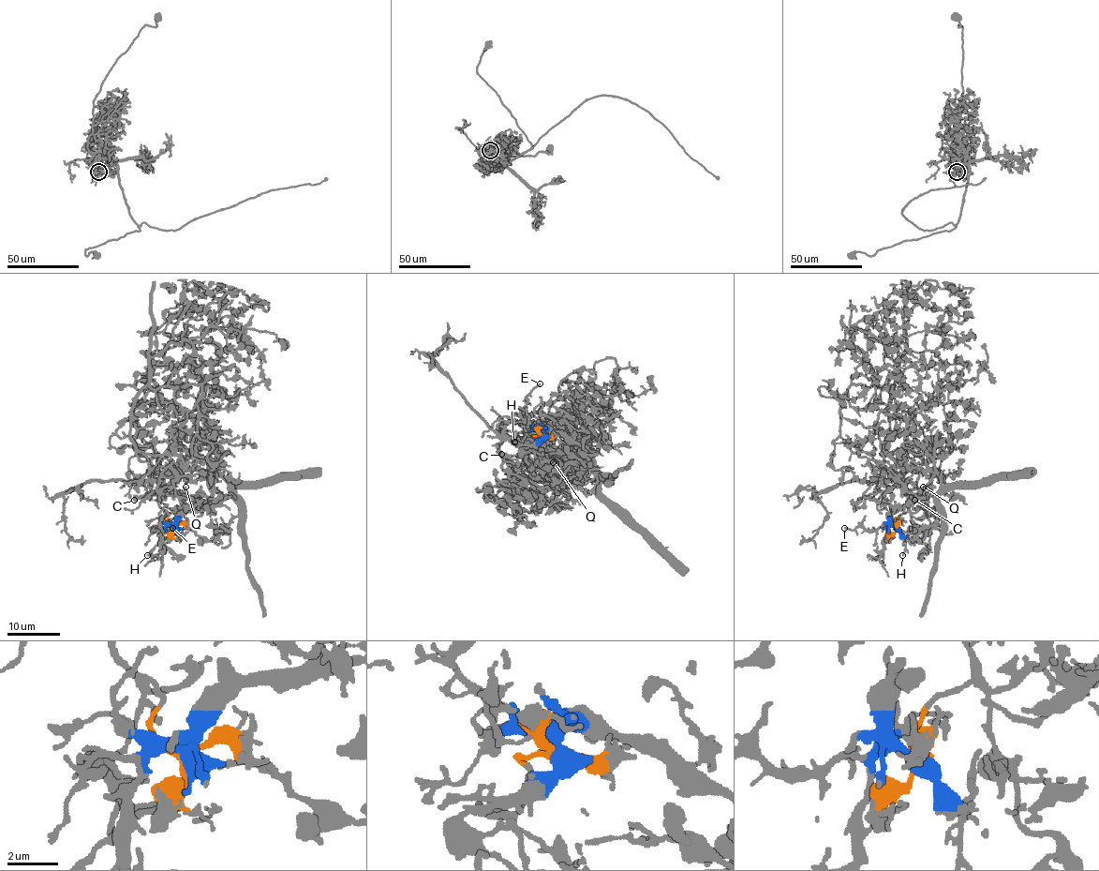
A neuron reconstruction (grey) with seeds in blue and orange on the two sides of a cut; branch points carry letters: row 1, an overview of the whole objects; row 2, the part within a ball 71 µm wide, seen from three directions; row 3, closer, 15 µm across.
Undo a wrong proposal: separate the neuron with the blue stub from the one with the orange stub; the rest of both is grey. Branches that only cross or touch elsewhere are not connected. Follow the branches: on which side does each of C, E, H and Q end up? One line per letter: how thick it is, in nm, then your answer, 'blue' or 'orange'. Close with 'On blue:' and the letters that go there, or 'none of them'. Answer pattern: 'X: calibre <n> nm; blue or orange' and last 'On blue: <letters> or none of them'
C: calibre 550 nm; orange
E: calibre 240 nm; blue
H: calibre 160 nm; blue
Q: calibre 240 nm; orange
On blue: E, H

